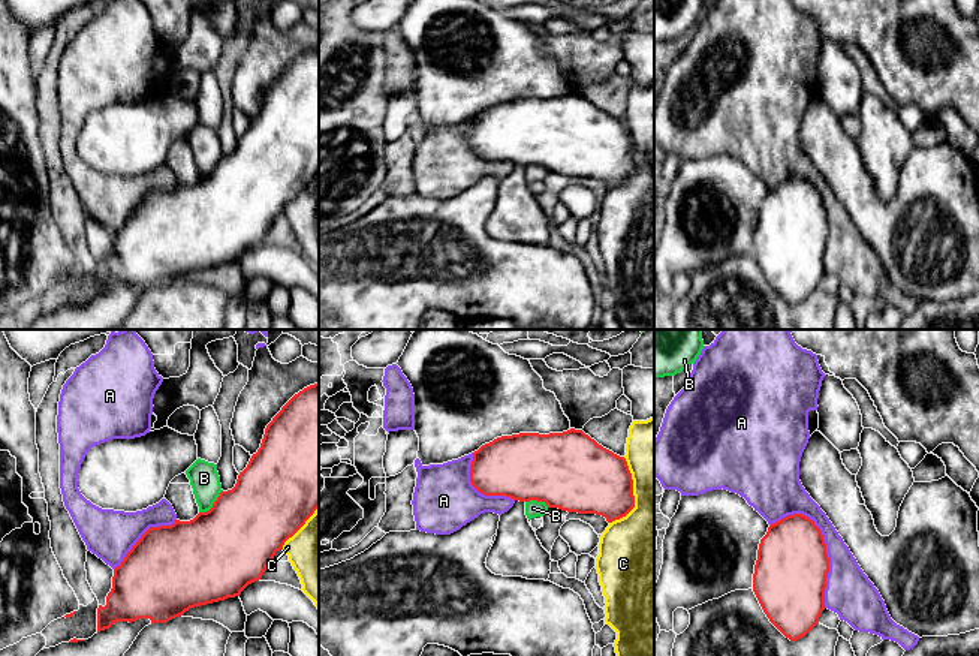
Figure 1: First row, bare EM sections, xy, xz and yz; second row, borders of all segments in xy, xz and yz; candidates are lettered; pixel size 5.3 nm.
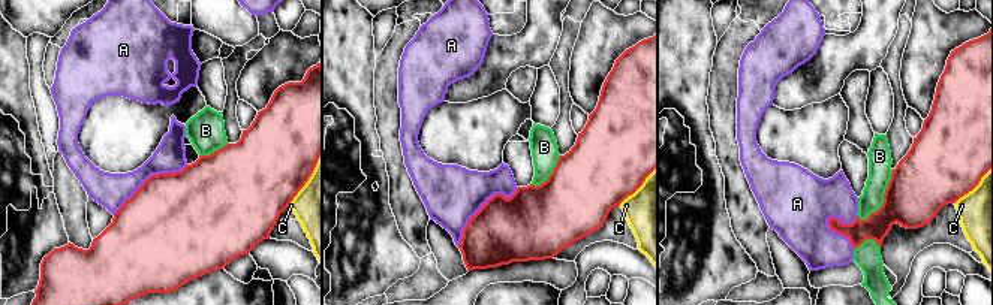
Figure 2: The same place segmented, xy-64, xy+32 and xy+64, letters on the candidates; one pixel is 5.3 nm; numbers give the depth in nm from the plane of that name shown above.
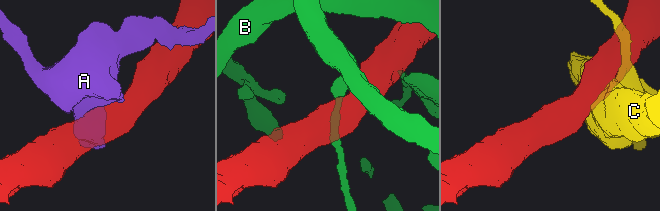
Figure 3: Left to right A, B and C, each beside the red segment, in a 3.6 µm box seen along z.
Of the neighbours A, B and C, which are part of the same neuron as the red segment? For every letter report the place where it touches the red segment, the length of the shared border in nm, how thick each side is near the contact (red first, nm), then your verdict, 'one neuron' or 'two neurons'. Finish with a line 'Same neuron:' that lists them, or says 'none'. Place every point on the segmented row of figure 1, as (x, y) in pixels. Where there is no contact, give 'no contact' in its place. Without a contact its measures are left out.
A: meets red in yz at (825, 551); contact 550 nm long; 400 nm thick on the red side, 240 nm on the other; two neurons
B: meets red in xy at (213, 505); contact 180 nm long; 460 nm thick on the red side, 160 nm on the other; two neurons
C: meets red in xz at (632, 494); contact 360 nm long; 380 nm thick on the red side, 360 nm on the other; two neurons
Same neuron: none

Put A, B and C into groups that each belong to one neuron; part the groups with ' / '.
A / B / C

